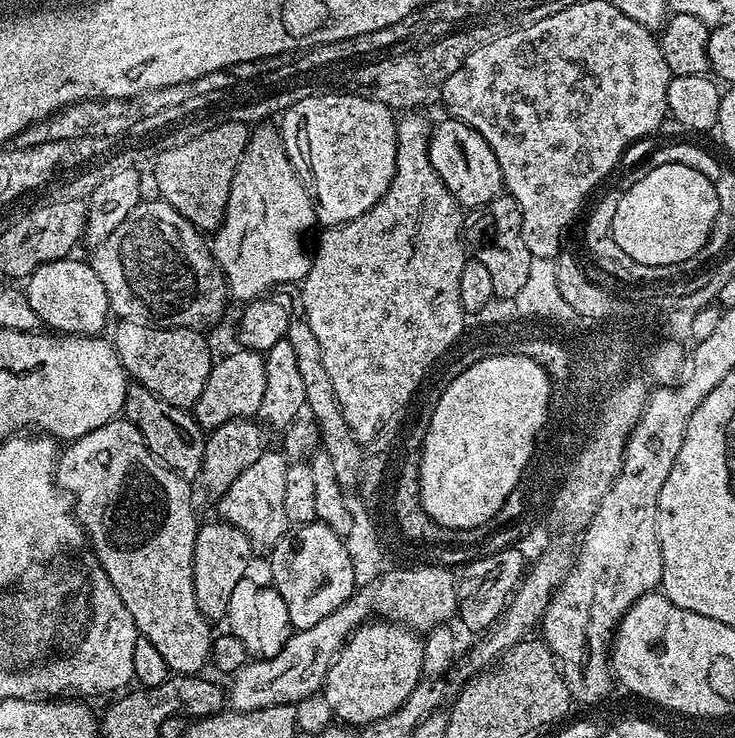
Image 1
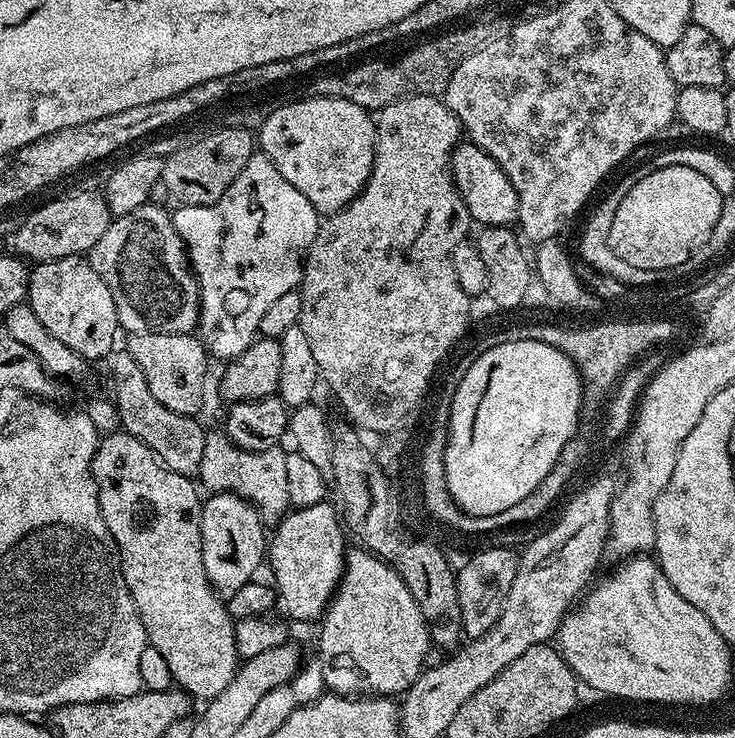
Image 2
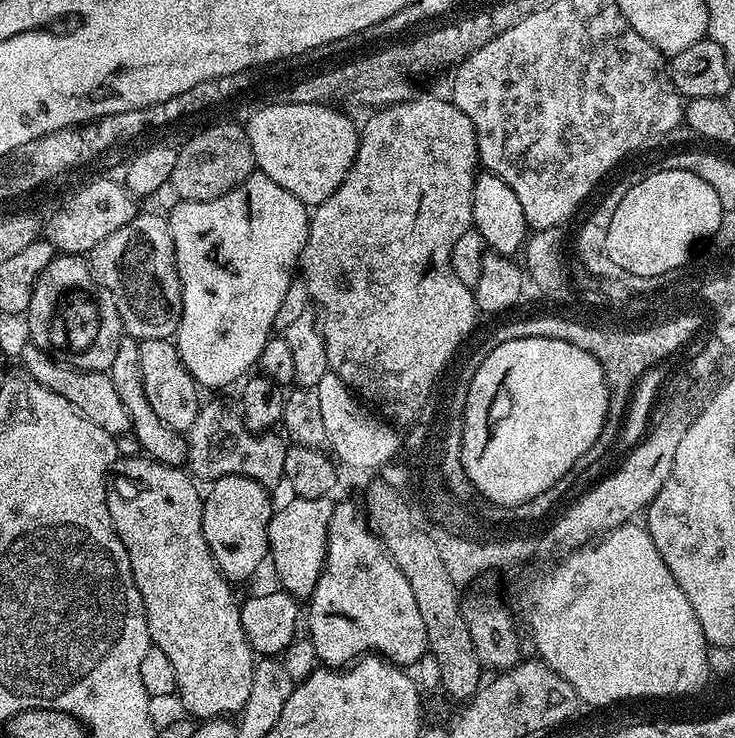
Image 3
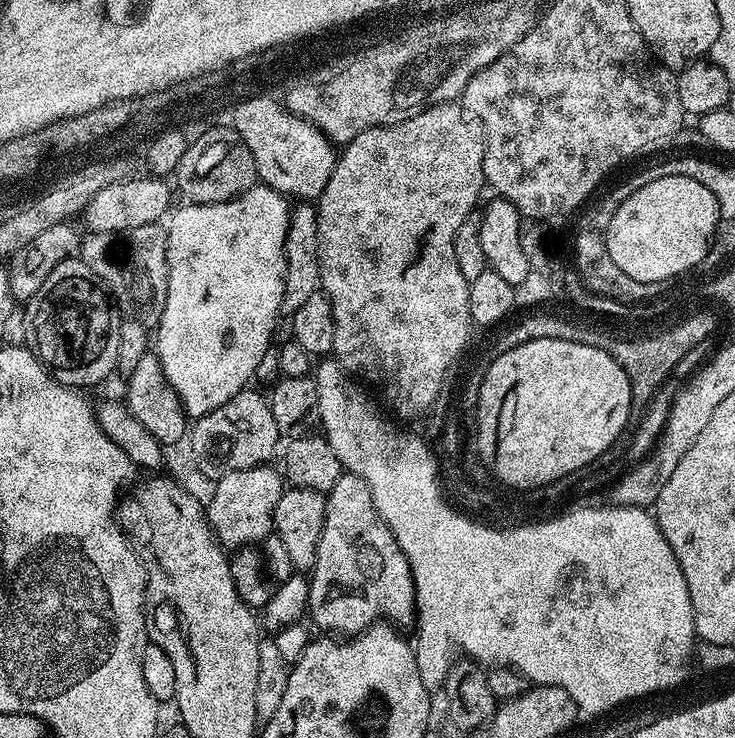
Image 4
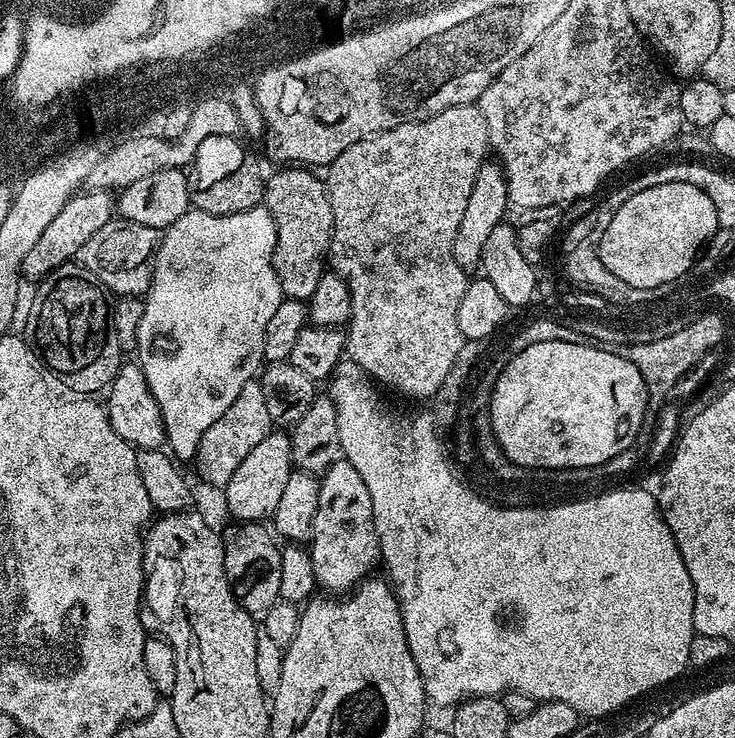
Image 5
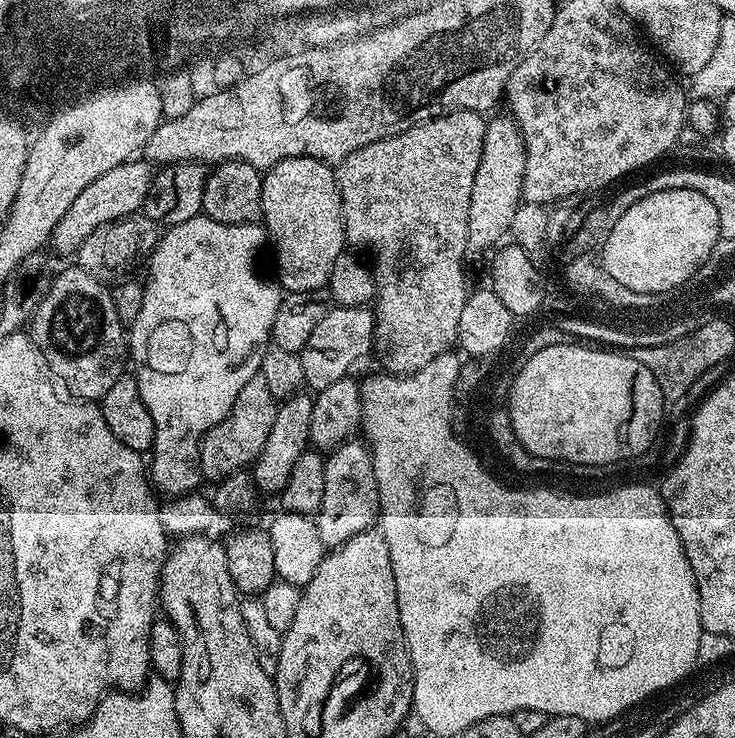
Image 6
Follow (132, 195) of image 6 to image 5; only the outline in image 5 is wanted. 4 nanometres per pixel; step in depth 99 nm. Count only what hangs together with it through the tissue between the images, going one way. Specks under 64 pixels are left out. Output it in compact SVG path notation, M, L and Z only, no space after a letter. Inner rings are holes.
M84 190L71 196L66 206L62 206L62 210L58 210L56 217L51 220L50 226L42 230L38 242L34 242L33 248L27 252L20 267L23 279L39 282L63 264L73 263L79 257L82 246L86 246L86 242L90 242L90 238L94 238L94 234L98 234L98 230L113 219L114 196L111 191Z

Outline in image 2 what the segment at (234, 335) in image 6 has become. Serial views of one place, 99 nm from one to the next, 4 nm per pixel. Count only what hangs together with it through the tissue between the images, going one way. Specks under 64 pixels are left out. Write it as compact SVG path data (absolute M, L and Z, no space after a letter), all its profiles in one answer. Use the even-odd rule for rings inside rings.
M254 154L250 162L246 162L242 174L230 182L226 194L222 194L218 202L204 208L186 204L177 209L171 213L174 230L178 230L184 249L188 251L188 263L200 287L199 339L215 359L217 356L223 362L231 362L257 339L262 314L270 310L270 305L282 298L282 294L299 289L304 276L304 258L318 234L321 217L314 206L310 206L306 194L290 186L290 182L282 178L282 170L263 154Z

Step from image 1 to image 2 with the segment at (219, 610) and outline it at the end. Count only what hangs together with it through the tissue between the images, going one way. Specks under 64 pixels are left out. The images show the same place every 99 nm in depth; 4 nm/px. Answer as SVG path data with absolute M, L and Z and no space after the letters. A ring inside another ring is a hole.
M232 492L213 493L209 497L200 511L202 566L206 566L206 578L216 595L229 598L251 582L253 571L266 560L268 536L260 513L248 500Z

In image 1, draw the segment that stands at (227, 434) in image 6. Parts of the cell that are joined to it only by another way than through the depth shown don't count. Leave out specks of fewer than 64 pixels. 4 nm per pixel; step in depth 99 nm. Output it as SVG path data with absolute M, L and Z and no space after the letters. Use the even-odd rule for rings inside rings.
M283 451L264 452L262 458L254 462L254 466L246 466L246 470L242 470L238 478L234 478L234 482L218 500L219 519L244 531L253 549L264 554L271 553L278 538L282 538L282 534L290 527L285 507L286 474L289 465L290 460Z

